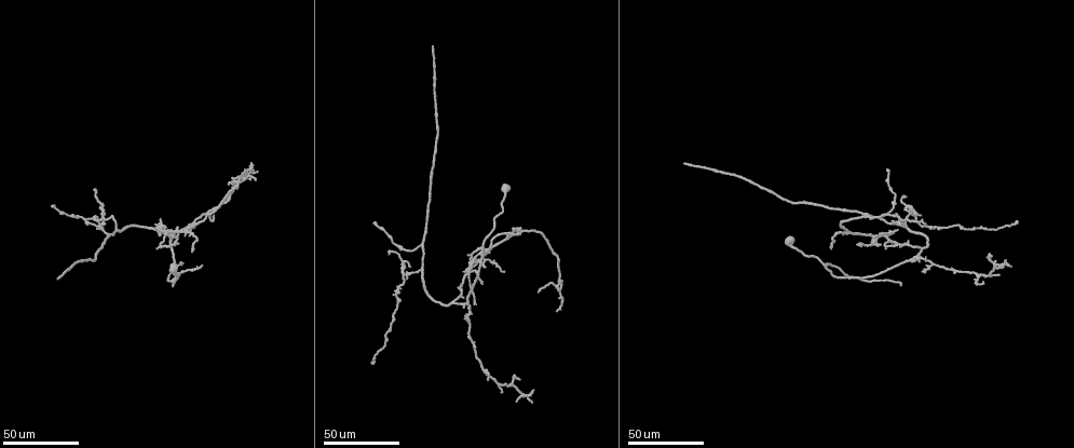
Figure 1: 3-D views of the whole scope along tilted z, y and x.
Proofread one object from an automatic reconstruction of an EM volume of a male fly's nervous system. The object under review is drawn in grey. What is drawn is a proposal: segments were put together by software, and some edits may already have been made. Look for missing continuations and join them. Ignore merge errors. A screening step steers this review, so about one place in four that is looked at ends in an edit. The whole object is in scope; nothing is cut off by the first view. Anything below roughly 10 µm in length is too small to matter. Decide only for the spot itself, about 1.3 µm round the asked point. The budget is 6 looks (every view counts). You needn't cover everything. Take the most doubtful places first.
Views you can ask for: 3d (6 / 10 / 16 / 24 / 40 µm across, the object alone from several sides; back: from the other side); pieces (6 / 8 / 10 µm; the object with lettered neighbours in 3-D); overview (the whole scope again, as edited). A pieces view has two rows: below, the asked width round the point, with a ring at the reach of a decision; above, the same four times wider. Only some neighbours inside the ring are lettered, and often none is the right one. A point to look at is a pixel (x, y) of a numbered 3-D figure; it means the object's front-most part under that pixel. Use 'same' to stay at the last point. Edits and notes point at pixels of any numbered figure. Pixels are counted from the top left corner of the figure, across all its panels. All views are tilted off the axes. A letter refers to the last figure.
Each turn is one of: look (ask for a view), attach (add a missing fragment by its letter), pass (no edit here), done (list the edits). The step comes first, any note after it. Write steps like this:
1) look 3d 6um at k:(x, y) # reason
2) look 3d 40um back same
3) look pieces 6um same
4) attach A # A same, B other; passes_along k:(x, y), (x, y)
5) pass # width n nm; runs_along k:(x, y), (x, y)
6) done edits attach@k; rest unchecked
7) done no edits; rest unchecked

look 3d 24um at 1:(683, 162) # end of a long branch

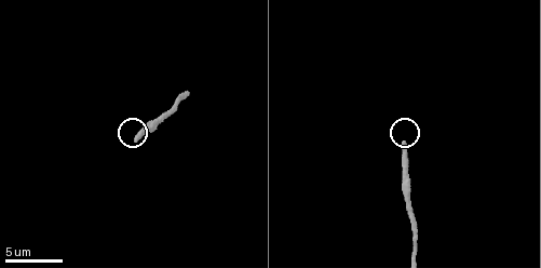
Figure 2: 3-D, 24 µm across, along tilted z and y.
look pieces 8um at 2:(406, 143)

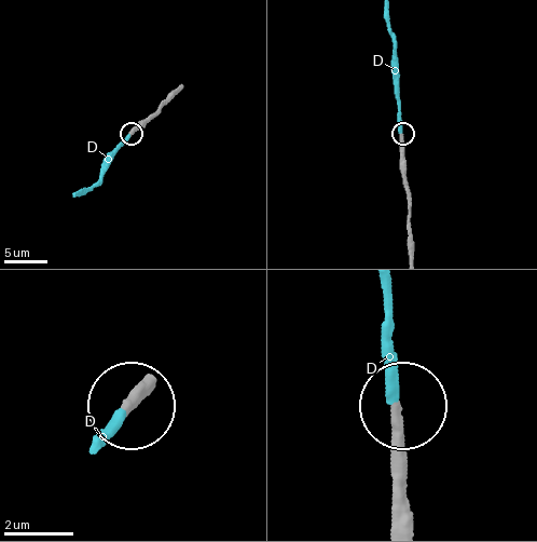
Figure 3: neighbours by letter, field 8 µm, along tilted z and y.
attach D # D same; the neuron continues

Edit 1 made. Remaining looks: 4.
look 3d 24um at 1:(201, 266) # end of a long branch

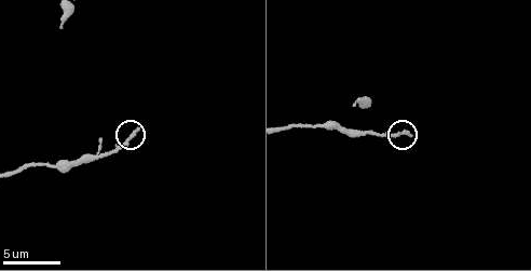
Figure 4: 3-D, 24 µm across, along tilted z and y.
look pieces 6um at 4:(134, 132)

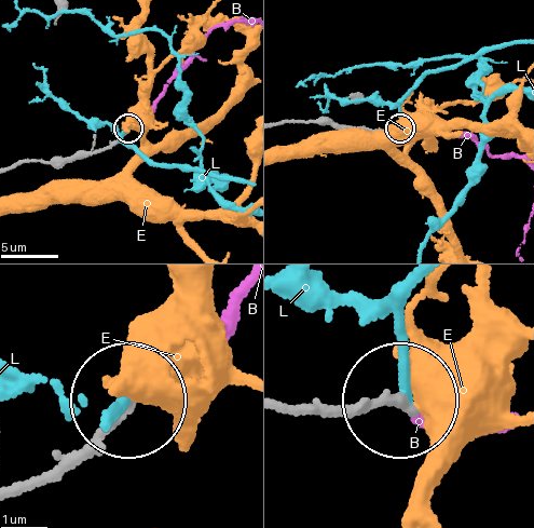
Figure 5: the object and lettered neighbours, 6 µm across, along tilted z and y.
attach B # B same, E other, L other; the neuron continues

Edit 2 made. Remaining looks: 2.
look 3d 24um at 1:(503, 272) # an open end

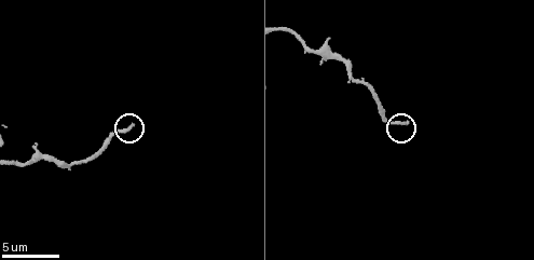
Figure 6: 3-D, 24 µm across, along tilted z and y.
look pieces 10um at 6:(405, 122)

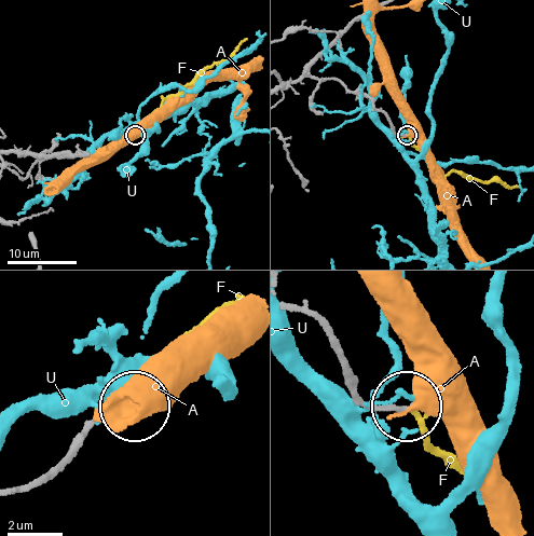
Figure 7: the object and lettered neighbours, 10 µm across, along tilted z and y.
attach F # width 150 nm; A other, F same, U other; the neuron continues

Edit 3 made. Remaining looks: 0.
done edits attach@3, attach@5, attach@7; rest unchecked

